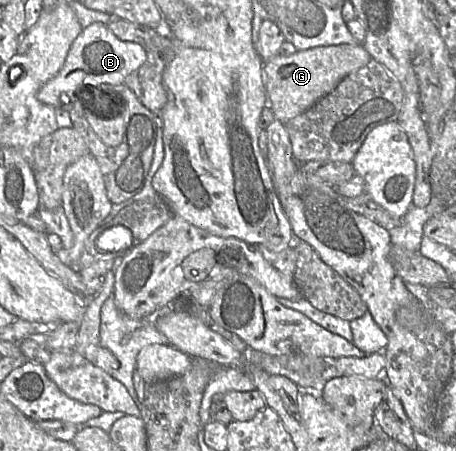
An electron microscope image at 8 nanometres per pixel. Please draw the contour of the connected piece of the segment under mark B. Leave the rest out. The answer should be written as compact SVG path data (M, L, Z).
M95 22L84 28L82 32L73 41L65 62L58 74L47 81L38 91L37 98L40 102L50 105L54 108L60 108L70 112L76 99L80 103L80 95L87 95L90 91L96 92L95 86L101 85L119 85L123 84L126 77L138 69L146 60L145 50L137 43L120 40L107 26L101 22Z

